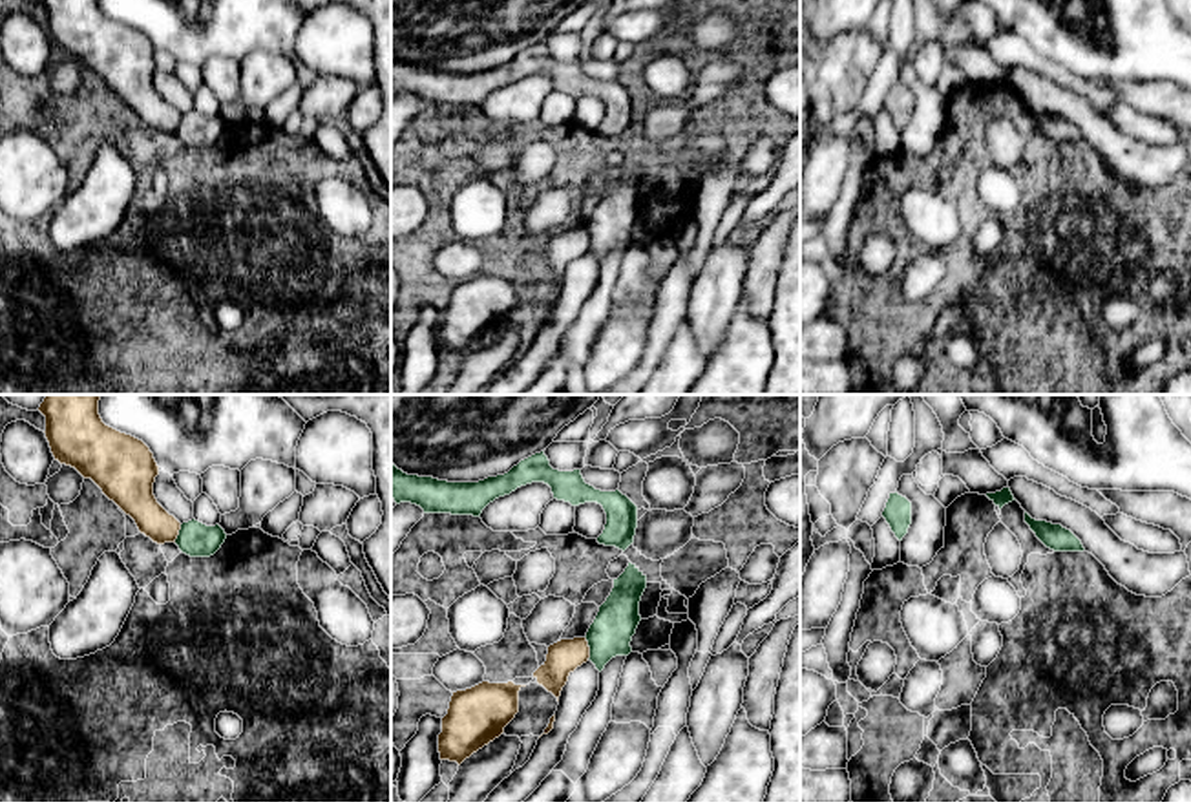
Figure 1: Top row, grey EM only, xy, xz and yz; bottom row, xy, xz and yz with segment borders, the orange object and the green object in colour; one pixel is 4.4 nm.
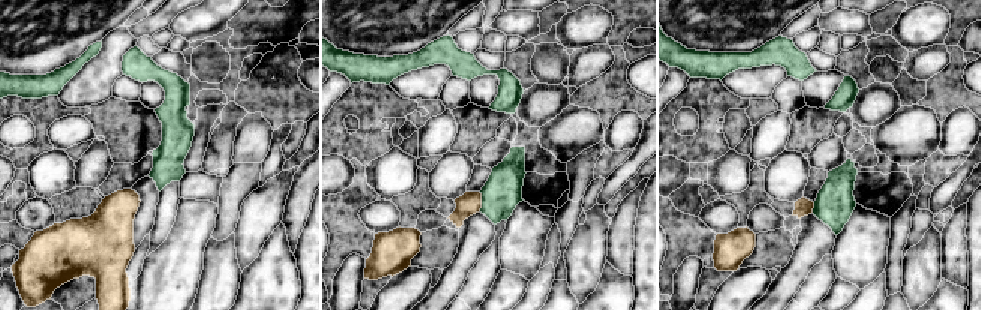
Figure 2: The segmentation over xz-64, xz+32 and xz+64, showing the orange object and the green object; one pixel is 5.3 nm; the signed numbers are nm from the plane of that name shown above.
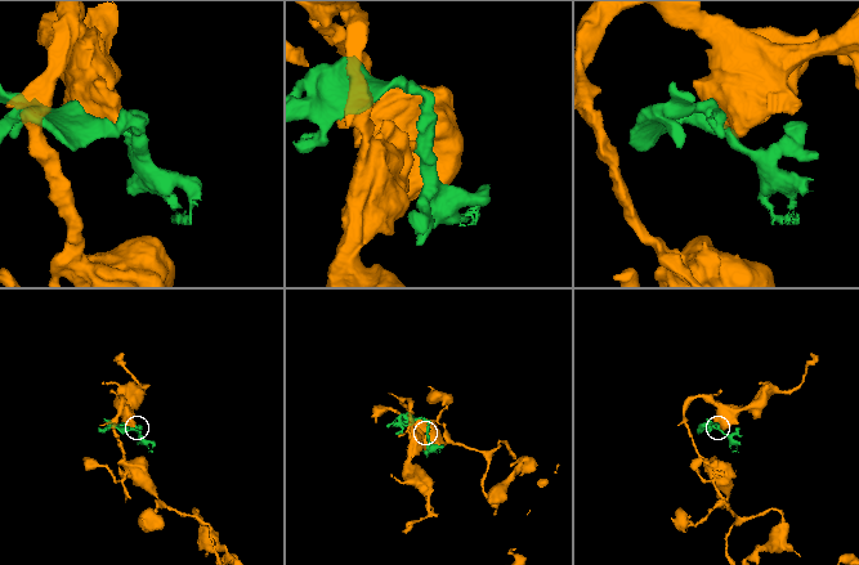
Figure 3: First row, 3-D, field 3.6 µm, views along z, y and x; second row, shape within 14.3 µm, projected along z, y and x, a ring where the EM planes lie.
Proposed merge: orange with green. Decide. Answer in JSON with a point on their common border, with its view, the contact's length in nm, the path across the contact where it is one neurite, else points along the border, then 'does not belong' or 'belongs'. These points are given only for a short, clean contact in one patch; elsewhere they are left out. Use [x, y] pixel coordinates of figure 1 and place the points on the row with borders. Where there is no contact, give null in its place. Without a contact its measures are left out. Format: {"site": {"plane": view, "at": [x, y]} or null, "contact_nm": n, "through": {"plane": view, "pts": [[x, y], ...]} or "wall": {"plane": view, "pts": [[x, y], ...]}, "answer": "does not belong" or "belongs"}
{"site": {"plane": "xz", "at": [589, 647]}, "contact_nm": 110, "wall": {"plane": "xz", "pts": [[585, 636], [589, 658]]}, "answer": "does not belong"}

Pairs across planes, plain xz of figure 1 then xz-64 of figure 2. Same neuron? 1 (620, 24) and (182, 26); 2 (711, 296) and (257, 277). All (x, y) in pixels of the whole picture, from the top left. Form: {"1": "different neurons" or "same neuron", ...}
{"1": "same neuron", "2": "different neurons"}

